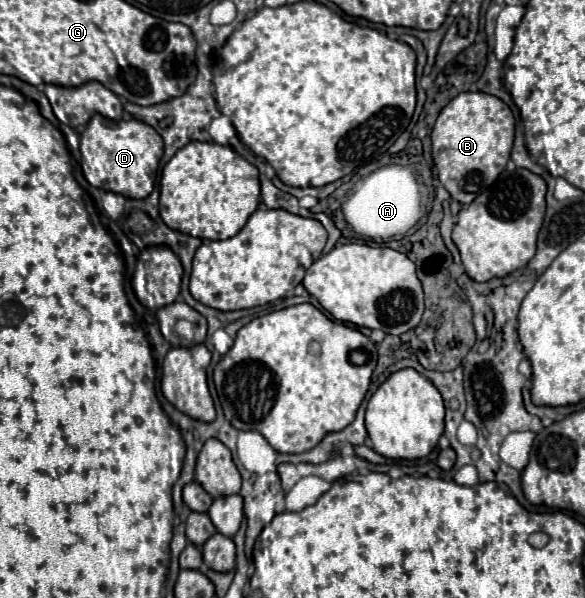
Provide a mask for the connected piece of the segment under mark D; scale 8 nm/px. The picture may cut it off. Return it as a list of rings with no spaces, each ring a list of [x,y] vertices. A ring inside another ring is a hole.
[[[95,114],[81,134],[81,154],[83,174],[91,186],[141,200],[153,192],[159,160],[163,156],[163,140],[153,128],[135,118],[113,122]]]

